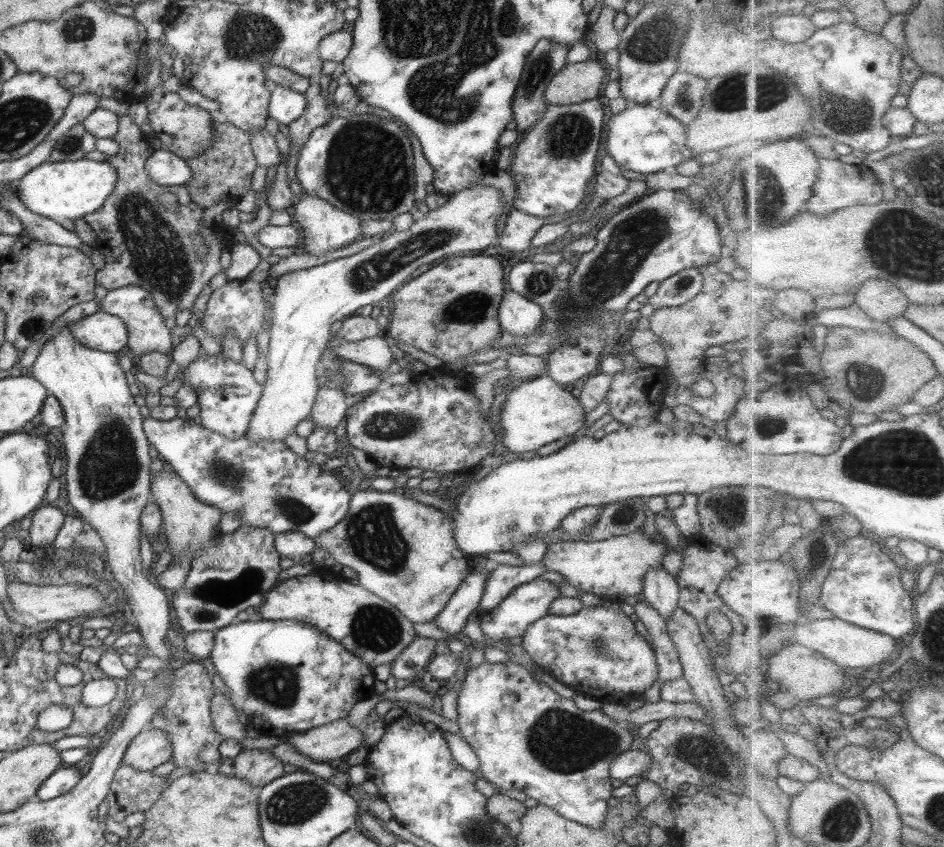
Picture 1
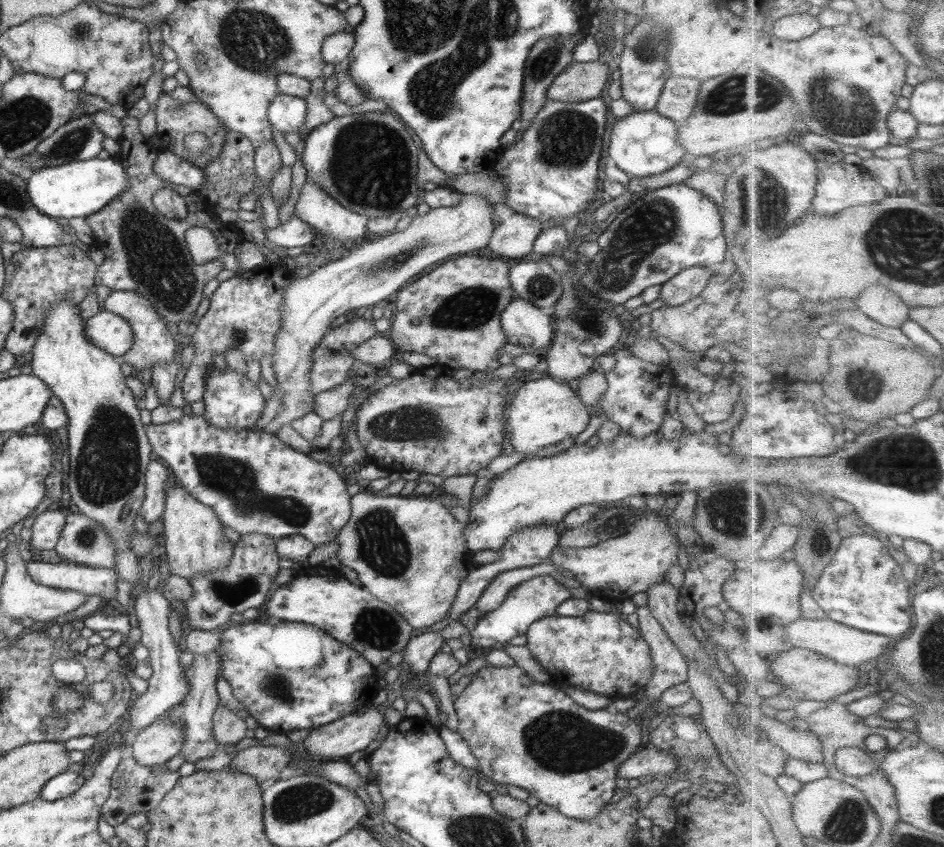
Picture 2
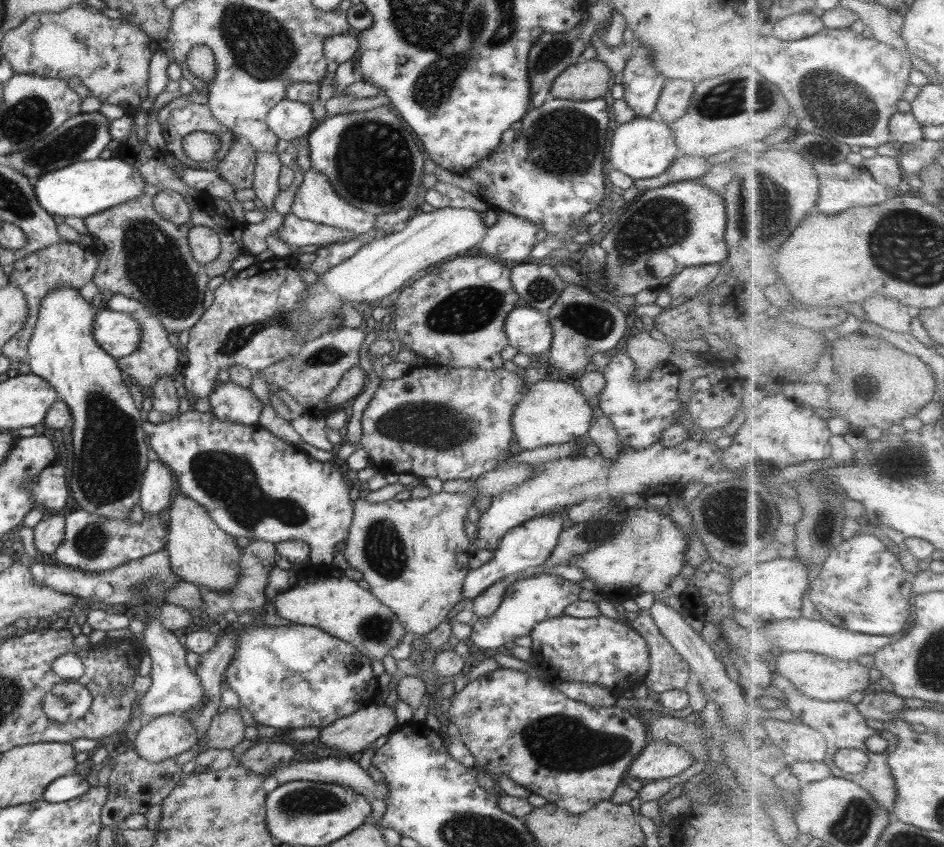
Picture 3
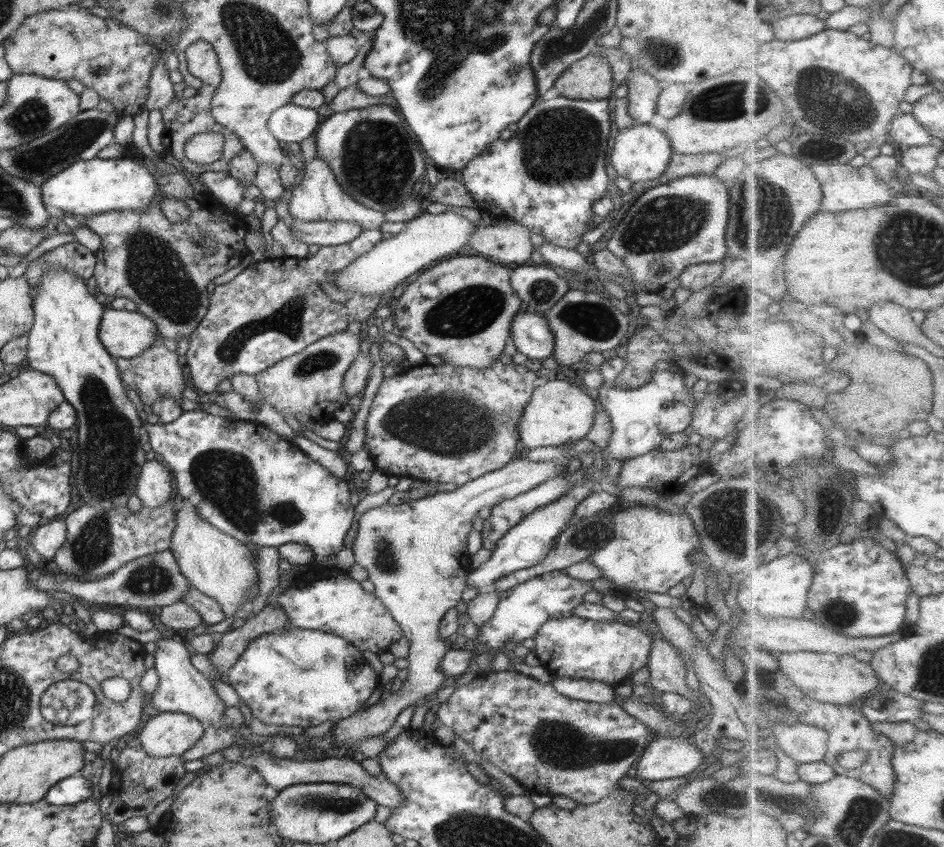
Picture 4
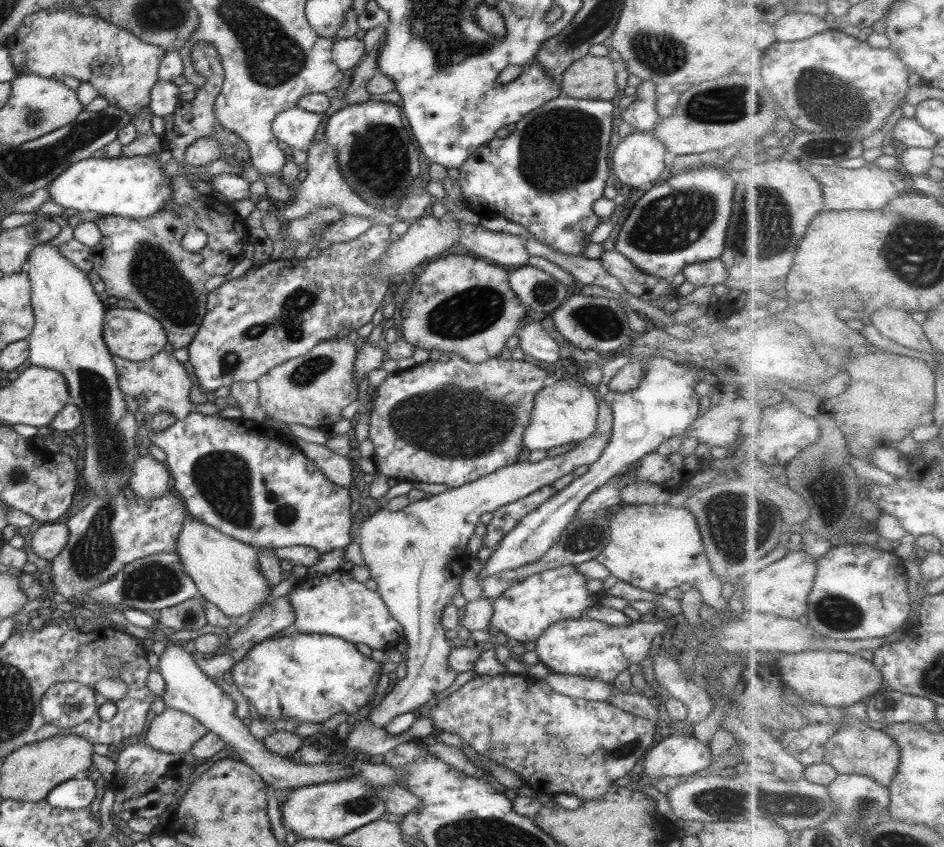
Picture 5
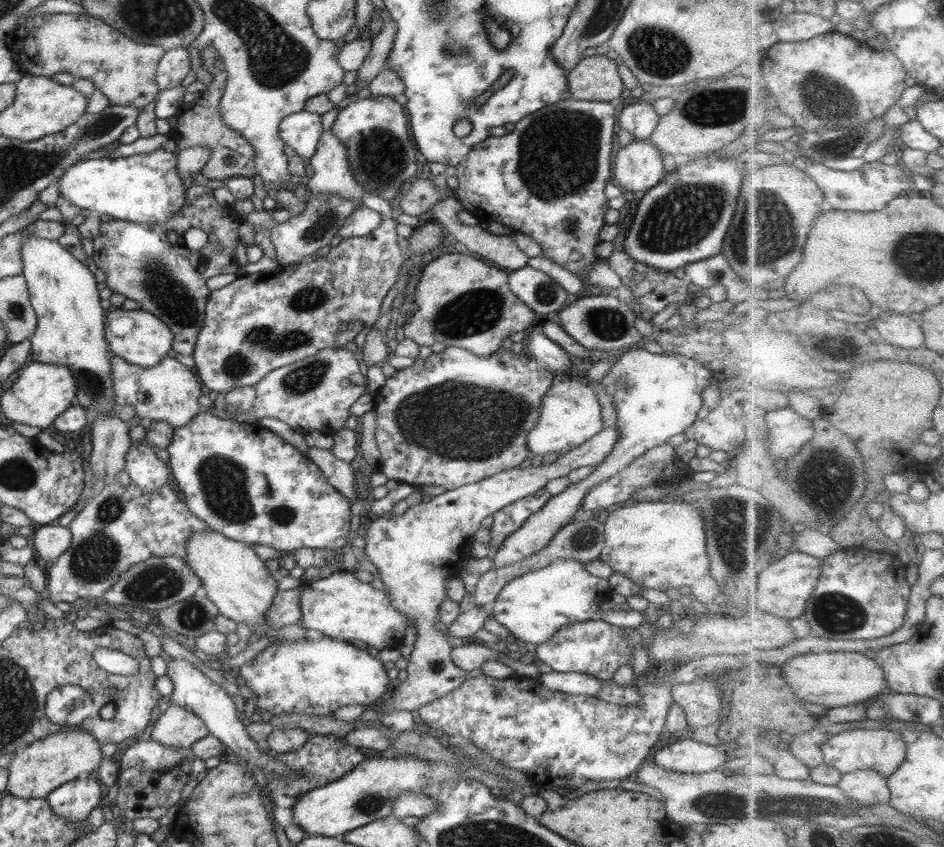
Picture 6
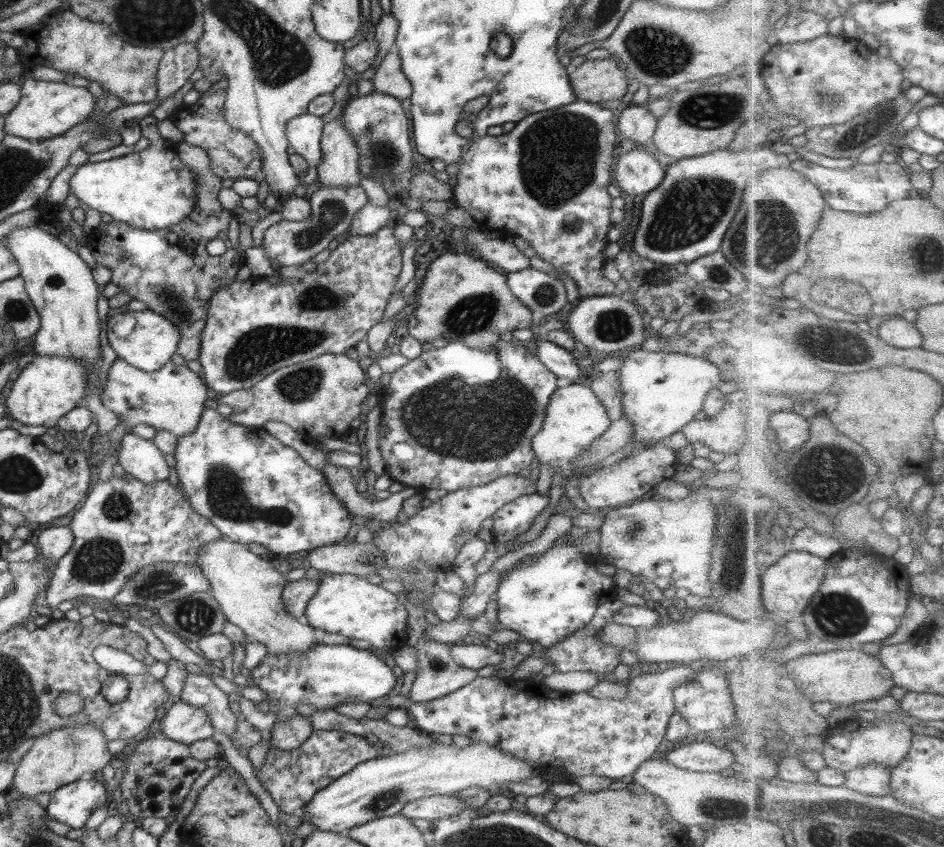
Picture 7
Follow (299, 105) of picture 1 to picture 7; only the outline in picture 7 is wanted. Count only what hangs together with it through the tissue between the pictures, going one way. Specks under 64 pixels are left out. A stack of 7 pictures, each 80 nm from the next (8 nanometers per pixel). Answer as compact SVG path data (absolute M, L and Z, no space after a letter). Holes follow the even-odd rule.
M302 114L286 123L285 137L296 154L302 155L310 166L318 168L321 161L321 136L325 123L312 114Z

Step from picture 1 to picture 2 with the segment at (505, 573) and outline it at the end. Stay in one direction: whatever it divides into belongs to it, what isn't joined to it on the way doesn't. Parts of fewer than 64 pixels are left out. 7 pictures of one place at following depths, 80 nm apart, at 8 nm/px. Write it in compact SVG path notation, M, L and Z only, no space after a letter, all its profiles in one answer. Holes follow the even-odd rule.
M547 559L536 566L504 571L504 574L498 574L496 579L492 580L474 607L480 614L492 612L504 603L508 593L517 585L532 580L536 576L555 574L557 570L562 571L562 569L556 569Z

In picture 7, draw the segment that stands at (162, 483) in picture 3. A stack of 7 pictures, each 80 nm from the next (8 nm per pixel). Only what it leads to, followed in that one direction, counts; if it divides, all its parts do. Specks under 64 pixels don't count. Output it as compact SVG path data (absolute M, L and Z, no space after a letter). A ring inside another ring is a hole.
M131 428L125 430L121 439L121 451L118 454L118 462L128 474L144 484L154 484L160 480L167 480L172 467L164 459L165 454L151 441L135 435Z

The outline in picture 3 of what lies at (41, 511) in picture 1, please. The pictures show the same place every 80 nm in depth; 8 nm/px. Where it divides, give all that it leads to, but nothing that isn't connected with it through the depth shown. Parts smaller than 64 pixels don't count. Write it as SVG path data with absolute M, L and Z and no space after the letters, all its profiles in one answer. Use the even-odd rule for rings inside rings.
M60 514L45 515L37 526L34 526L34 544L39 553L52 559L65 536L65 517Z

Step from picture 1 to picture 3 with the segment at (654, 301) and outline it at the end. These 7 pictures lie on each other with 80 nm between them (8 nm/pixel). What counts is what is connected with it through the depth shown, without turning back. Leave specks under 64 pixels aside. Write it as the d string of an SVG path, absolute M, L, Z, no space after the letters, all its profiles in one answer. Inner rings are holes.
M710 264L700 267L684 267L665 287L668 294L675 299L684 296L692 299L697 292L705 290L715 281L716 275L723 269L723 265Z

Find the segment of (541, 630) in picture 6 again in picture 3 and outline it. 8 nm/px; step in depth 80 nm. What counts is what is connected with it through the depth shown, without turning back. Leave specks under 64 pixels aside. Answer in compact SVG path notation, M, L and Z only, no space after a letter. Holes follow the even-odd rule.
M555 573L534 574L514 582L504 594L501 605L490 616L474 618L470 640L480 649L498 649L518 636L528 636L540 621L564 615L564 609L579 600L582 589Z

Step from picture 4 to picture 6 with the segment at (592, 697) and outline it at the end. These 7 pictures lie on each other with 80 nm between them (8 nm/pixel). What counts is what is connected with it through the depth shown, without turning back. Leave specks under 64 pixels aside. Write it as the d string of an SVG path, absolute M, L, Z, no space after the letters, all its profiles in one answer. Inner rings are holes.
M548 672L541 674L538 677L540 682L553 690L554 692L561 692L564 694L572 694L574 696L594 696L602 690L603 681L595 676L588 674L580 674L576 672Z

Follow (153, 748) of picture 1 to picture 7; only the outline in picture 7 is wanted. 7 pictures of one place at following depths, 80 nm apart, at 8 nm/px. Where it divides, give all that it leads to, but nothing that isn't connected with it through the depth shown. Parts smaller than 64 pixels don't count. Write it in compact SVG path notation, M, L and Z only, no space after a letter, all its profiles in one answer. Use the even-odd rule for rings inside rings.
M175 698L167 705L166 714L160 724L161 738L169 738L187 745L197 740L212 738L215 732L203 708L190 706Z

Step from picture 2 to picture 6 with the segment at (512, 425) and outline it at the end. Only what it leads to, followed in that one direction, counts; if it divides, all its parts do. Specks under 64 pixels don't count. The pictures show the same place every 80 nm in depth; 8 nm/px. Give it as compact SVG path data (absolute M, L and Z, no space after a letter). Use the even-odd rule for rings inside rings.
M559 380L543 394L541 402L536 426L526 435L528 450L535 455L544 456L553 452L561 455L580 446L604 428L599 400L586 382Z

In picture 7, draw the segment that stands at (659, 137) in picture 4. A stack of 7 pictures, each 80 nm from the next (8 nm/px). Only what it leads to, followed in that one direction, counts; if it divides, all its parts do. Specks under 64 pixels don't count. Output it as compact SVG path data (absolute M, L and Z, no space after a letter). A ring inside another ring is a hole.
M637 146L634 150L622 153L613 168L618 188L626 194L638 196L653 192L660 186L666 166L645 146Z

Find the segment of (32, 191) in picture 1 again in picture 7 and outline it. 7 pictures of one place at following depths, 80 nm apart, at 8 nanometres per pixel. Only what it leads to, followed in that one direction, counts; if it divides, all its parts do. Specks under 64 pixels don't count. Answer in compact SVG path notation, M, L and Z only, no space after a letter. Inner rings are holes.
M145 117L139 122L141 135L150 140L148 148L131 152L112 160L100 162L87 161L80 165L76 173L70 178L70 190L81 204L93 208L101 214L109 214L114 220L146 230L160 230L173 224L181 223L188 218L196 202L196 175L192 169L184 166L177 155L176 143L168 142L159 135L155 117Z

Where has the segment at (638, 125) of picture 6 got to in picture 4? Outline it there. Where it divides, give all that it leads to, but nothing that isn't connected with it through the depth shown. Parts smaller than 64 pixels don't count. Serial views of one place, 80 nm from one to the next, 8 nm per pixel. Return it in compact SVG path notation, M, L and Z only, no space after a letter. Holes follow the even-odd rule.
M632 70L626 82L628 87L628 114L638 124L650 124L657 114L657 101L661 93L658 80L644 70Z

